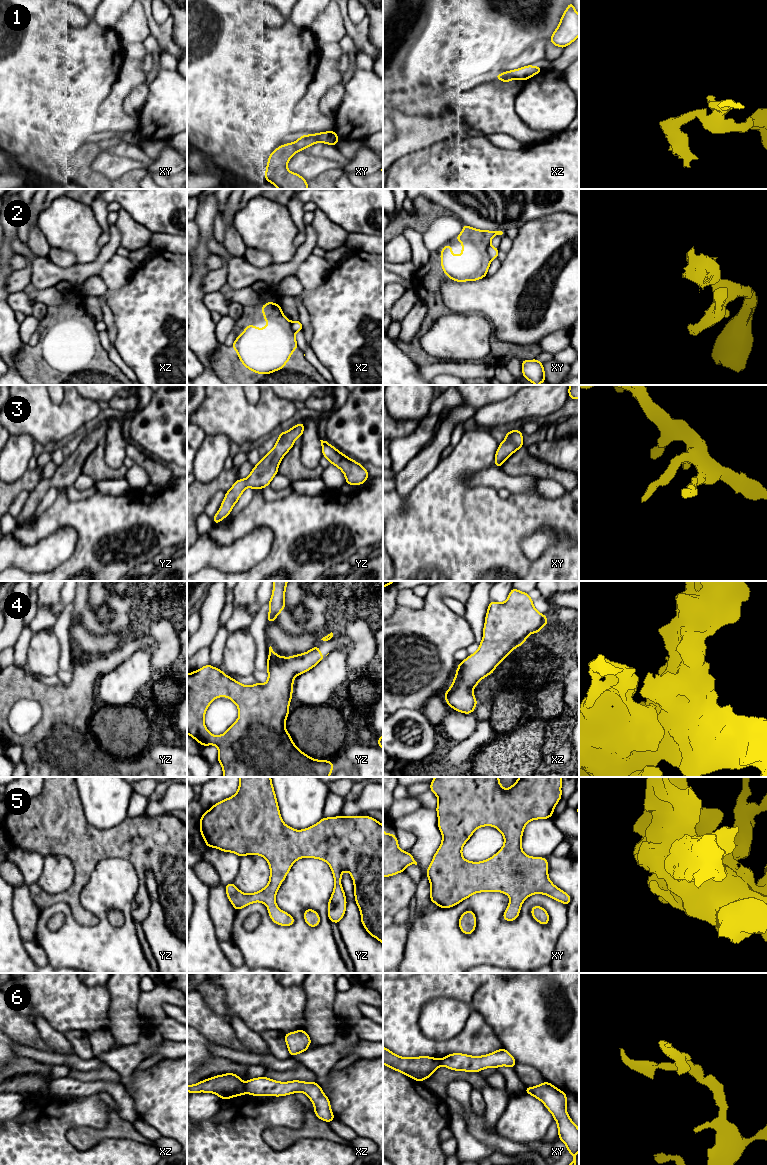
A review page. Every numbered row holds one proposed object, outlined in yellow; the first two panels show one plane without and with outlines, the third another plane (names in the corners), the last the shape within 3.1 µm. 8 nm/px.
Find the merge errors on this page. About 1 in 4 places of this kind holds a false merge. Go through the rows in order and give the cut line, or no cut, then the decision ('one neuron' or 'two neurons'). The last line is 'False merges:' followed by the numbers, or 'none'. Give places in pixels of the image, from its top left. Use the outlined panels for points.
1: cut in xy along (308, 135), (312, 135), (318, 141); two neurons
2: cut in xy along (490, 245), (488, 255), (491, 259); two neurons
3: no cut; one neuron
4: no cut; one neuron
5: no cut; one neuron
6: cut in xz along (244, 1083), (245, 1092); two neurons
False merges: 1, 2, 6

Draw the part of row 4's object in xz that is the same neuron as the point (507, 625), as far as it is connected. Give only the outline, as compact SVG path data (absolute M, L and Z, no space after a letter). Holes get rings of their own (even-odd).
M512 588L507 600L503 603L490 600L479 649L458 664L453 683L444 694L447 704L458 712L473 713L477 705L473 689L477 684L484 677L491 675L513 649L524 644L531 633L537 634L548 622L548 618L535 609L528 593L515 588Z

